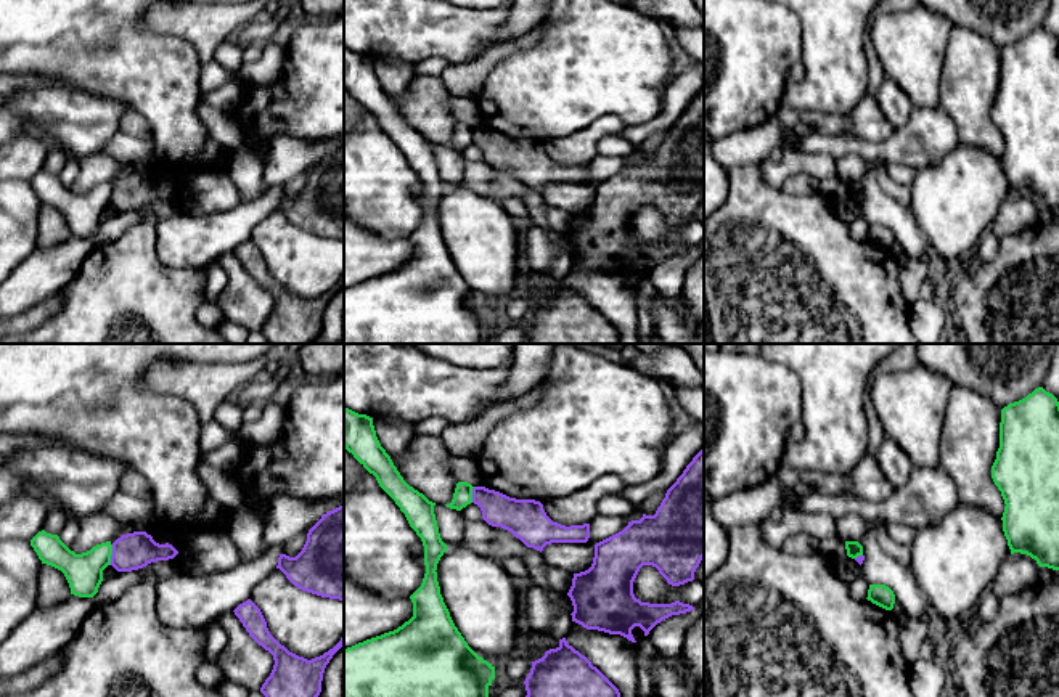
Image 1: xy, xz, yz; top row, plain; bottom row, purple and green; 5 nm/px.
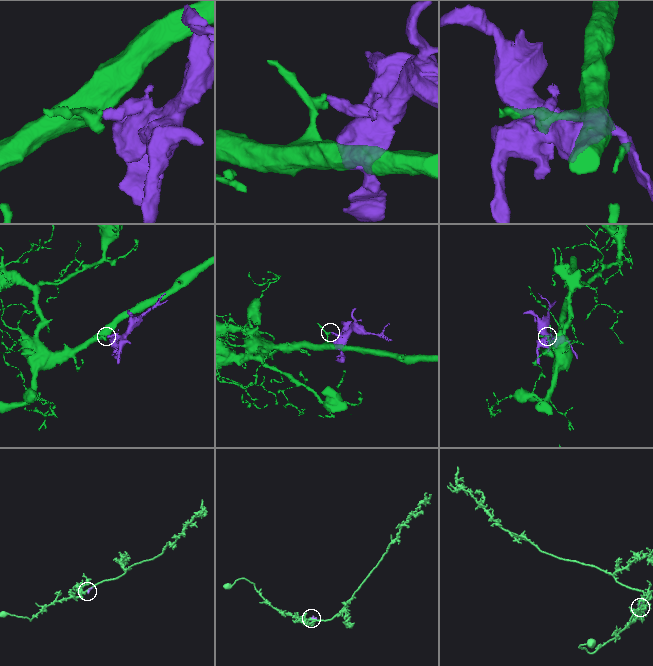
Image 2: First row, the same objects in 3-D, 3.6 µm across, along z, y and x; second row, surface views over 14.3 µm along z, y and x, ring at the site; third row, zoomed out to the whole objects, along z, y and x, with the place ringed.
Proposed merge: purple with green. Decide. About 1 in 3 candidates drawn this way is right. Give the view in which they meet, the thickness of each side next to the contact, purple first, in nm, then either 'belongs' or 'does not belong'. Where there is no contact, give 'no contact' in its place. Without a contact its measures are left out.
meets purple in xy; 190 nm thick on the purple side, 190 nm on the other; does not belong

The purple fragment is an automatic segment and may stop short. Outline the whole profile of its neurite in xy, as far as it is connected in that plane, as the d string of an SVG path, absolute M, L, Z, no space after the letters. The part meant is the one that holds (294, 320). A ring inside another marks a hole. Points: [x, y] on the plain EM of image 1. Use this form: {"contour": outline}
{"contour": "M251 239L233 252L249 276L273 296L273 310L260 328L268 344L313 344L321 332L325 308L344 286L344 276L323 296L307 300L289 292L270 275L260 249Z"}

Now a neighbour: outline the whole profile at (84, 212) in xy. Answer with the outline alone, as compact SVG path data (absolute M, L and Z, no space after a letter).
M39 172L31 186L42 204L61 210L69 223L71 234L93 238L103 222L103 210L111 204L111 181L93 186L90 191L76 194L58 175Z

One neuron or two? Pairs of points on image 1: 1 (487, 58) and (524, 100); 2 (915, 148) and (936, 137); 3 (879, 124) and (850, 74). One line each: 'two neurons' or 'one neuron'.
1: two neurons
2: one neuron
3: two neurons

